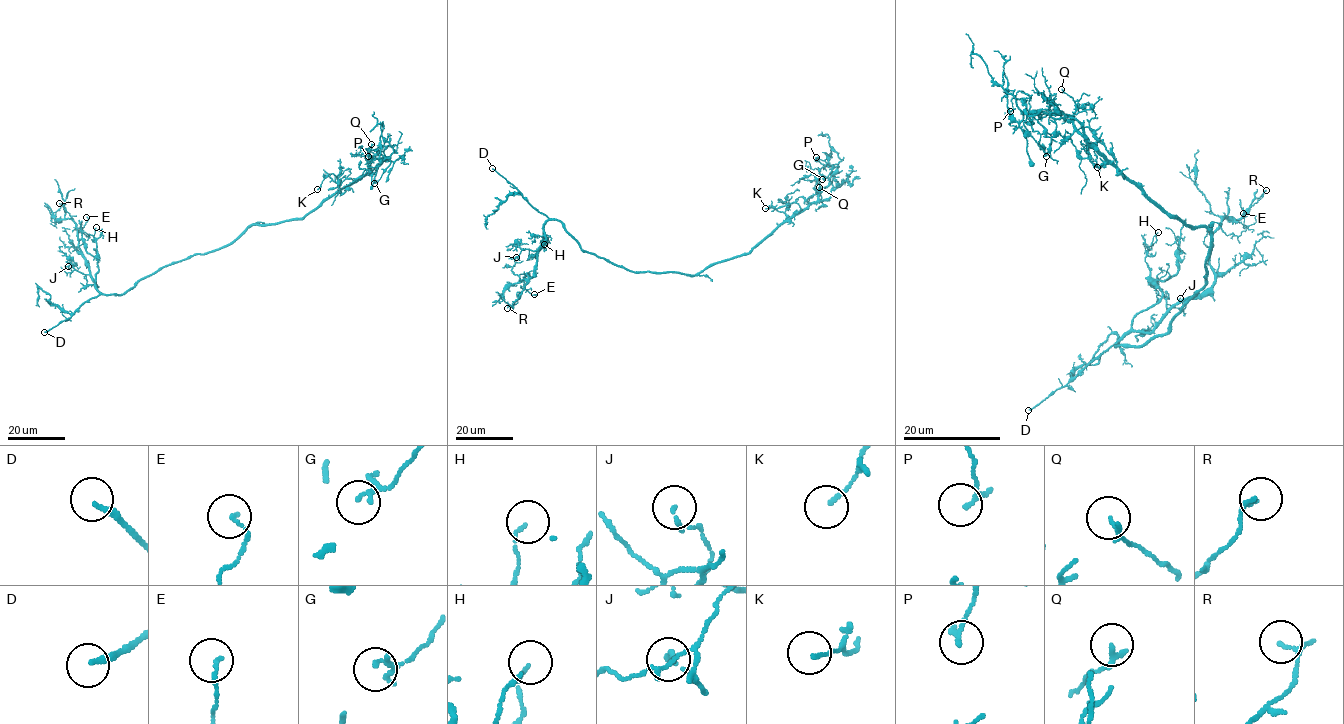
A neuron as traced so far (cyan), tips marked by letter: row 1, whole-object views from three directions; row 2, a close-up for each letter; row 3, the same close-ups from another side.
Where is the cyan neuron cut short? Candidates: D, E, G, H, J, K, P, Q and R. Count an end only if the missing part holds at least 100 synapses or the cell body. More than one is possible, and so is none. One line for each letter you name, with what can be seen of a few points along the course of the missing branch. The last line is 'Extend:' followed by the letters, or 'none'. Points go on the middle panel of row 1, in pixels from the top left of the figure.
Extend: D

